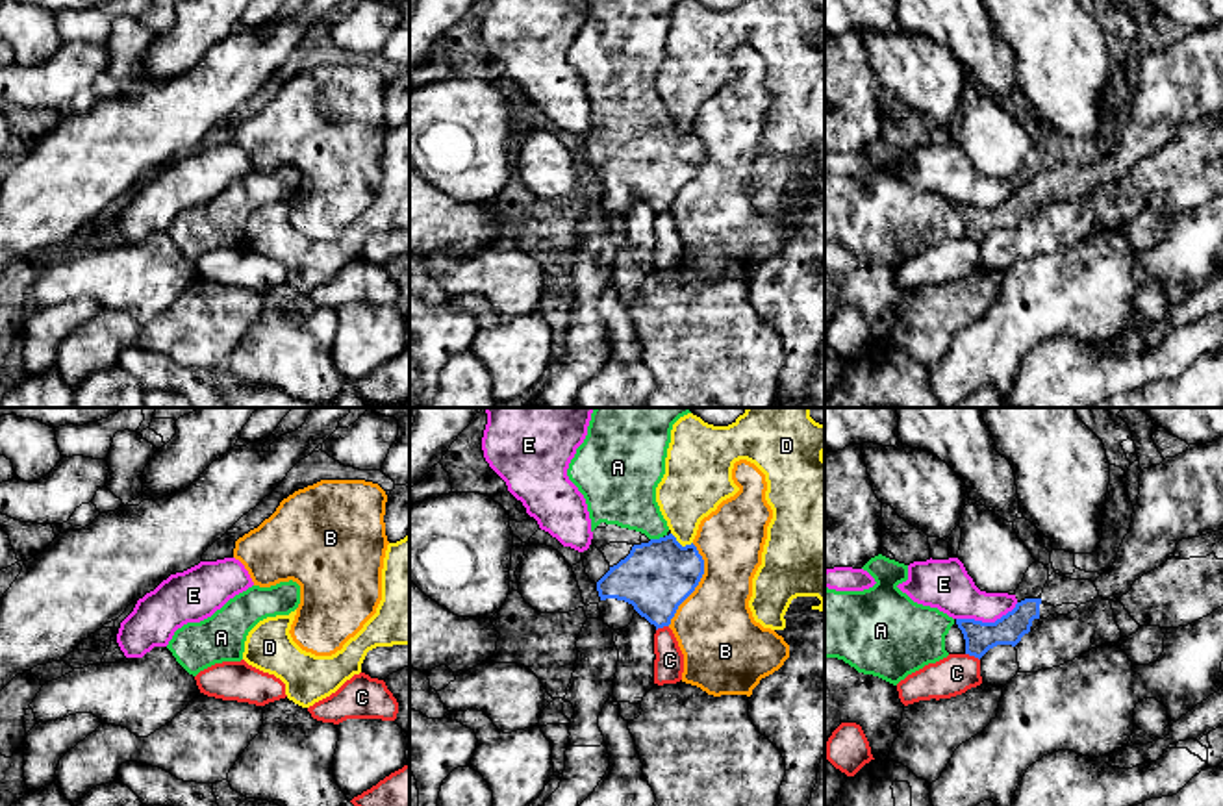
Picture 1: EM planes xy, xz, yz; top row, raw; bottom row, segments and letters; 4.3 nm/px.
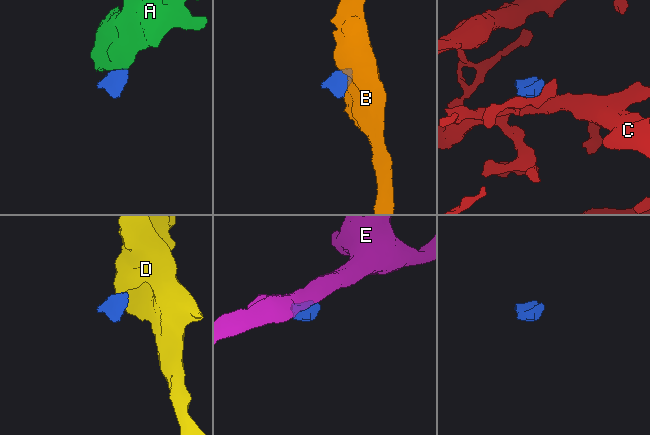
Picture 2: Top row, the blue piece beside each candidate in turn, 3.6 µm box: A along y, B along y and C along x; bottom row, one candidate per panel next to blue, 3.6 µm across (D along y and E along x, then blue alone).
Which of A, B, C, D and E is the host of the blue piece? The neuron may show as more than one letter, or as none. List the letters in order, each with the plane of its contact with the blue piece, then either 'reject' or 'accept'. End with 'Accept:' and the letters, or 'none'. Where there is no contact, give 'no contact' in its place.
A: xz | accept
B: xz | reject
C: yz | reject
D: xz | reject
E: yz | reject
Accept: A

